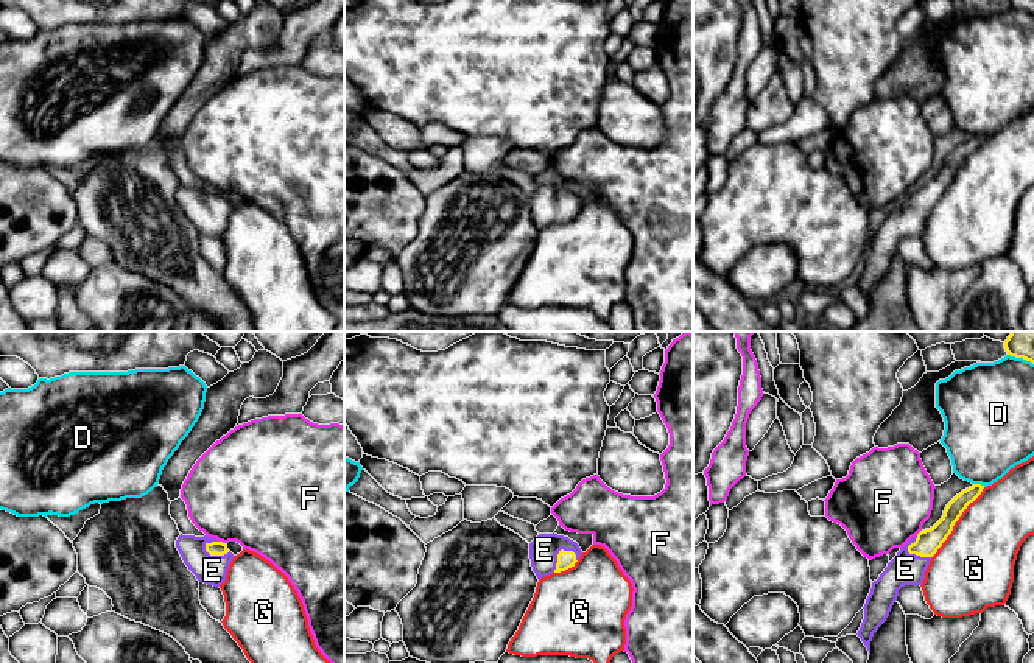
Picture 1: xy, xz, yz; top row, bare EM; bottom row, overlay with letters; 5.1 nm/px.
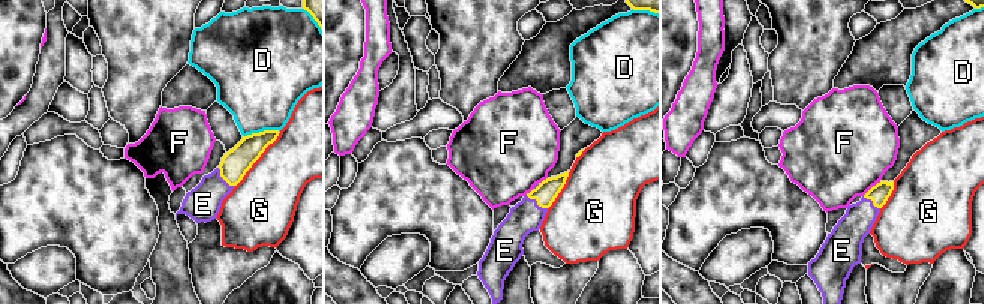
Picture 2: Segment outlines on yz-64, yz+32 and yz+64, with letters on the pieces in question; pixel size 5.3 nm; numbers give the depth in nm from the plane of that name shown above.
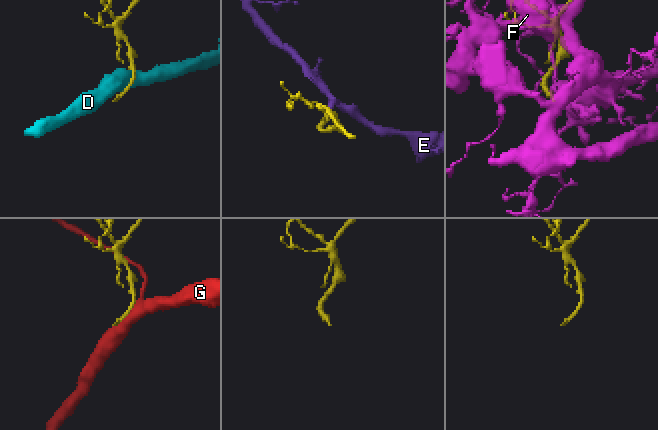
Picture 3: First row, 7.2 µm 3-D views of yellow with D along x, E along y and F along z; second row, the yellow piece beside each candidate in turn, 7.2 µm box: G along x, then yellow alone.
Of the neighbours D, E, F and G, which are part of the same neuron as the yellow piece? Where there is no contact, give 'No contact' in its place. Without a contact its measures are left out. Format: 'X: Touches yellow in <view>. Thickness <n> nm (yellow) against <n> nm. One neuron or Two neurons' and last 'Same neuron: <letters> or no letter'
D: Touches yellow in yz. Thickness 90 nm (yellow) against 420 nm. Two neurons
E: Touches yellow in xz. Thickness 100 nm (yellow) against 150 nm. One neuron
F: Touches yellow in xy. Thickness 80 nm (yellow) against 480 nm. Two neurons
G: Touches yellow in yz. Thickness 130 nm (yellow) against 400 nm. Two neurons
Same neuron: E

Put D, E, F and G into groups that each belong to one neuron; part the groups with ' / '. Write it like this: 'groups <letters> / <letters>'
groups D / E / F / G

